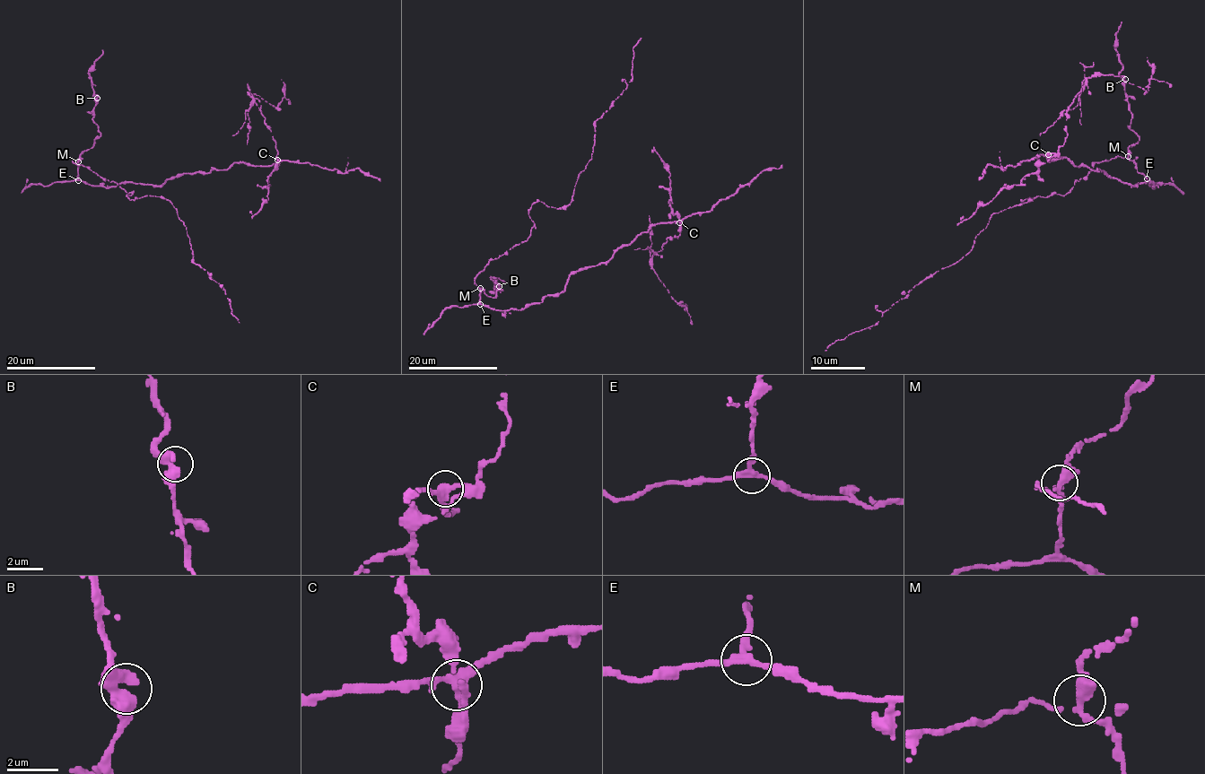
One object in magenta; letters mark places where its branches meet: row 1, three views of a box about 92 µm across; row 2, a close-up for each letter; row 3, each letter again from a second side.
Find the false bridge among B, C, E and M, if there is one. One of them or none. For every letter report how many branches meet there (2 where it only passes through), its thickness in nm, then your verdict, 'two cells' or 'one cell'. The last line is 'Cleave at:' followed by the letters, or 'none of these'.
B: 3 | 360 nm | one cell
C: 3 | 360 nm | two cells
E: 3 | 260 nm | one cell
M: 4 | 280 nm | one cell
Cleave at: C

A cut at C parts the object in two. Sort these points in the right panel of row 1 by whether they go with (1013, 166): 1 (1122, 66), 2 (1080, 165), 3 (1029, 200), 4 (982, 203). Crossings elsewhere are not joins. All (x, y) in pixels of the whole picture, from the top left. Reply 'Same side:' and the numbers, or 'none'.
Same side: 1, 2, 3

